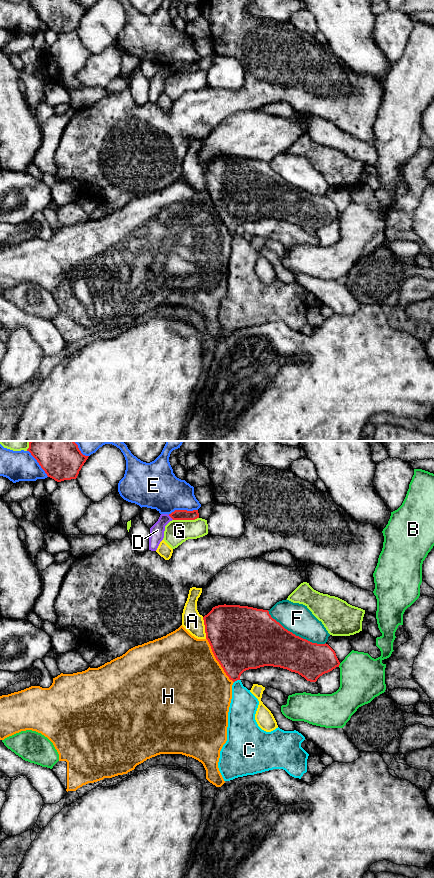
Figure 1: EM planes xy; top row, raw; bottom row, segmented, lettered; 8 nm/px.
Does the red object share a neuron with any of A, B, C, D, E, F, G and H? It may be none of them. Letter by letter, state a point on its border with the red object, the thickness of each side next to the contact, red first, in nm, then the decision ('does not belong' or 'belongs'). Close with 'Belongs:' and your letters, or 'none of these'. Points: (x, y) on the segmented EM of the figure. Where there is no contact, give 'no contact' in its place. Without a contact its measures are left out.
A: xy (205, 628) | 460/170 nm | does not belong
B: xy (339, 664) | 280/360 nm | does not belong
C: xy (236, 680) | 360/220 nm | does not belong
D: xy (171, 517) | 80/110 nm | does not belong
E: xy (182, 510) | 80/320 nm | does not belong
F: xy (294, 634) | 380/240 nm | does not belong
G: xy (185, 519) | 80/190 nm | does not belong
H: xy (216, 659) | 500/500 nm | does not belong
Belongs: none of these

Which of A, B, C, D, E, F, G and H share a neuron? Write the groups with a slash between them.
A / B / C / D / E / F / G / H

